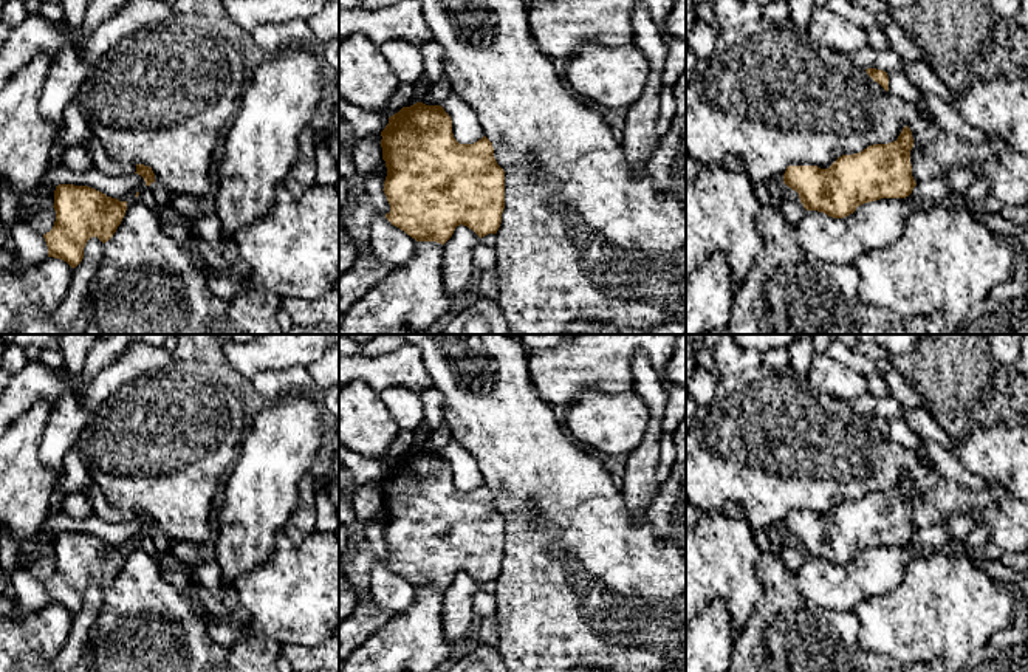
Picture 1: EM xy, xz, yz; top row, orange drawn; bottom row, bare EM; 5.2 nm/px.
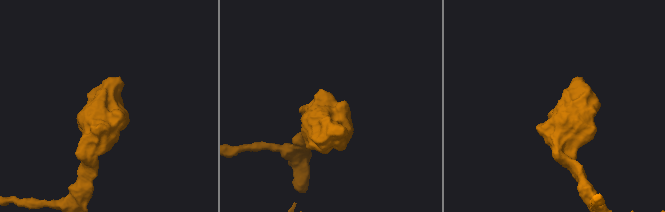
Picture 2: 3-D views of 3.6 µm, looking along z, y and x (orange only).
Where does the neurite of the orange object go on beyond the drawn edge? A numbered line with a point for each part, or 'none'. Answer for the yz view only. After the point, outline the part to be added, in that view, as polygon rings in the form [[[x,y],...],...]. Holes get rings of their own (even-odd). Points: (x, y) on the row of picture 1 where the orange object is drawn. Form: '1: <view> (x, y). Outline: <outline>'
none

